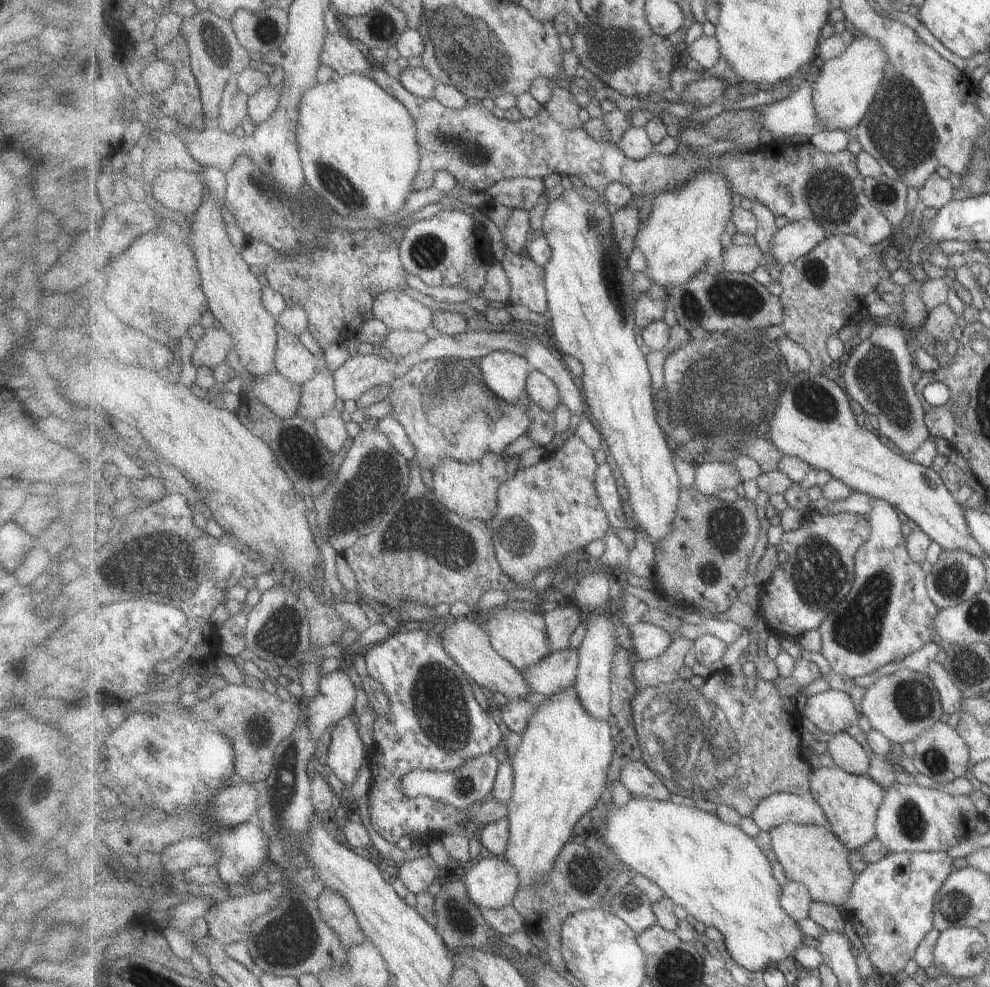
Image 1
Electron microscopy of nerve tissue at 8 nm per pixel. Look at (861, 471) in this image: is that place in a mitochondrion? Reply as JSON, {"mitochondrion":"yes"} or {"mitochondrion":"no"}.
{"mitochondrion":"no"}

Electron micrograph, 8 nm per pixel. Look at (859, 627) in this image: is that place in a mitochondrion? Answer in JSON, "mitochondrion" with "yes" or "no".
{"mitochondrion":"yes"}

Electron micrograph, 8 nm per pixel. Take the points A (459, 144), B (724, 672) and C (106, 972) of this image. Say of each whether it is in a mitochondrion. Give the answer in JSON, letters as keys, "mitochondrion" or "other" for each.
{"A":"mitochondrion","B":"other","C":"other"}

